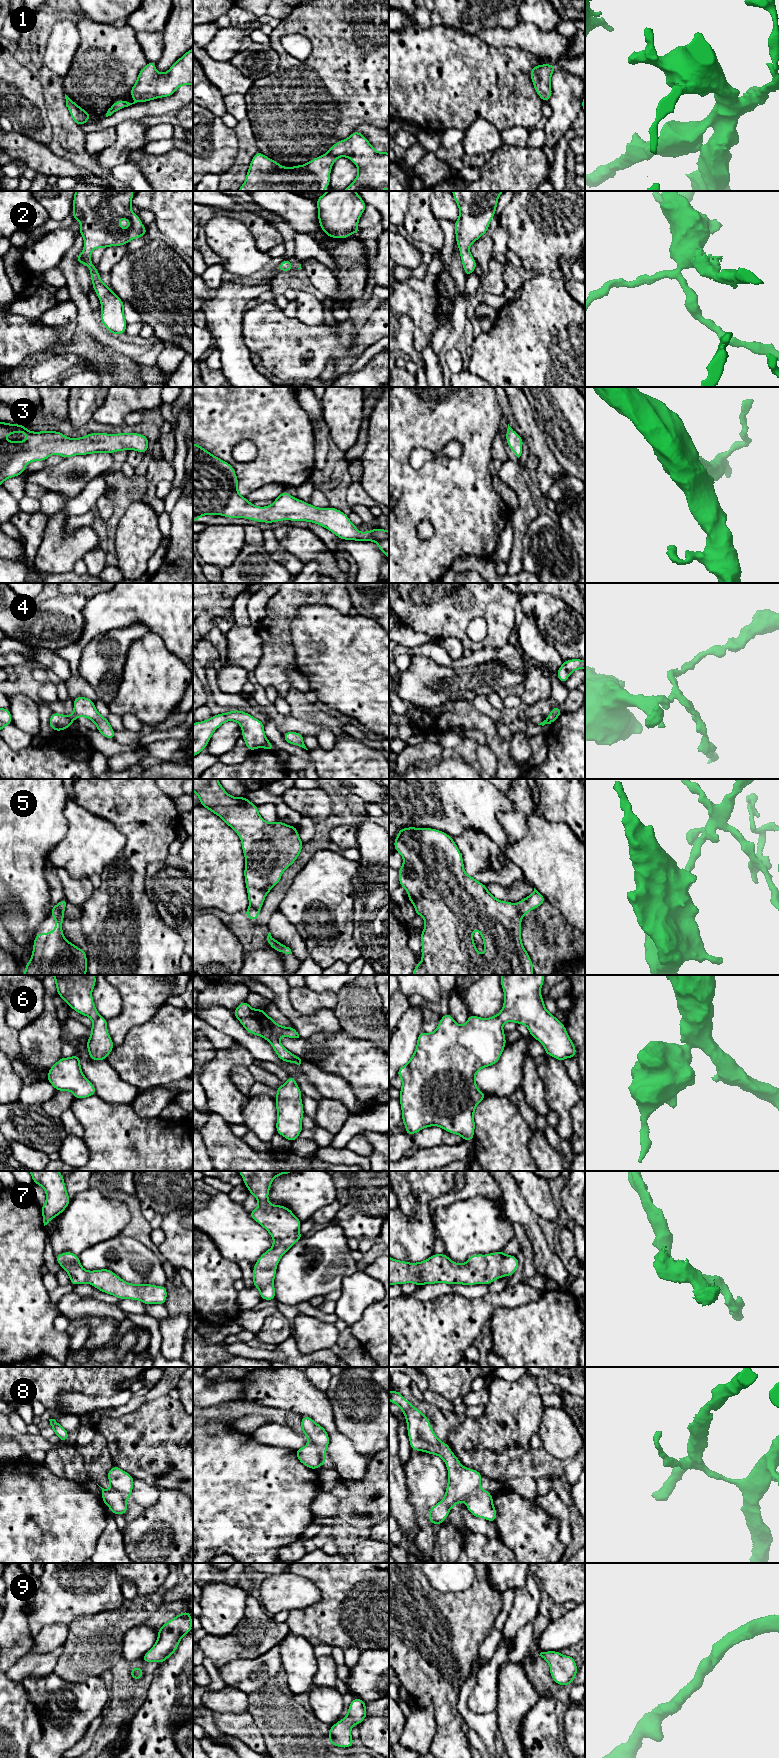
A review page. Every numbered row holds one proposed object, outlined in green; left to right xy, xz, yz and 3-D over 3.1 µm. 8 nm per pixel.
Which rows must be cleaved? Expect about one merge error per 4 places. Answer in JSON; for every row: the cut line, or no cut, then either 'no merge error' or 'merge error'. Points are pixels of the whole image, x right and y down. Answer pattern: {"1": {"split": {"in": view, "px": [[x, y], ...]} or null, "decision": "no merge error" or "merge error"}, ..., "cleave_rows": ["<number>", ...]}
{"1": {"split": null, "decision": "no merge error"}, "2": {"split": null, "decision": "no merge error"}, "3": {"split": null, "decision": "no merge error"}, "4": {"split": {"in": "xy", "px": [[67, 716], [71, 722]]}, "decision": "merge error"}, "5": {"split": null, "decision": "no merge error"}, "6": {"split": null, "decision": "no merge error"}, "7": {"split": null, "decision": "no merge error"}, "8": {"split": {"in": "yz", "px": [[479, 1487], [472, 1491], [464, 1500]]}, "decision": "merge error"}, "9": {"split": null, "decision": "no merge error"}, "cleave_rows": ["4", "8"]}

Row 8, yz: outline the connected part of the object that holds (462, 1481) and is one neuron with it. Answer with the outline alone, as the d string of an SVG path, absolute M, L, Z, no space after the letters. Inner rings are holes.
M389 1391L389 1401L398 1405L406 1418L411 1449L438 1455L447 1466L448 1484L445 1496L429 1510L428 1515L433 1525L440 1525L446 1520L454 1505L465 1501L467 1496L480 1488L483 1475L460 1463L449 1445L438 1439L429 1419L405 1399L400 1391Z

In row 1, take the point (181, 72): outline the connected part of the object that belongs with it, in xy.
M193 48L173 63L166 73L158 73L156 63L147 62L130 90L134 102L116 101L108 109L106 117L137 102L169 97L182 85L193 85Z

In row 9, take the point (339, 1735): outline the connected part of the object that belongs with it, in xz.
M354 1698L349 1705L348 1714L341 1721L336 1722L329 1729L329 1743L348 1748L353 1745L351 1728L353 1725L359 1725L367 1717L366 1703L359 1698Z

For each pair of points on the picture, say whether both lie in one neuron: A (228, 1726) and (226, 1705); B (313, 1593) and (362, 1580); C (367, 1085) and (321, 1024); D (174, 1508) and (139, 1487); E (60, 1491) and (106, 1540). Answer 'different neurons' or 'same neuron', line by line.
A: different neurons
B: different neurons
C: different neurons
D: different neurons
E: different neurons

